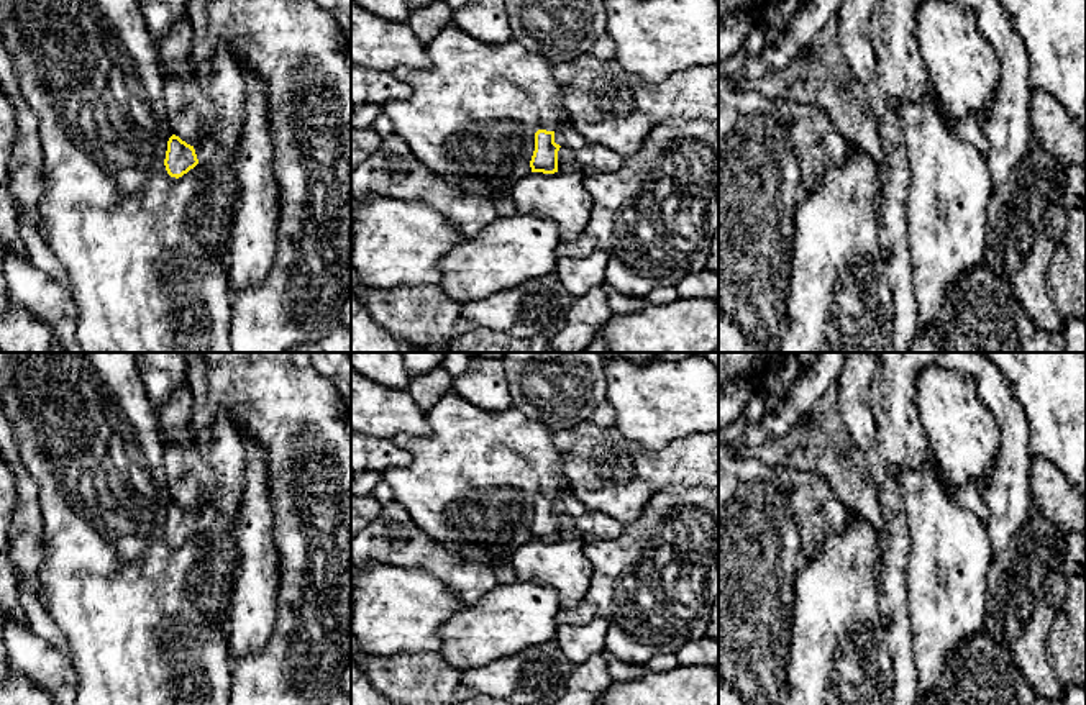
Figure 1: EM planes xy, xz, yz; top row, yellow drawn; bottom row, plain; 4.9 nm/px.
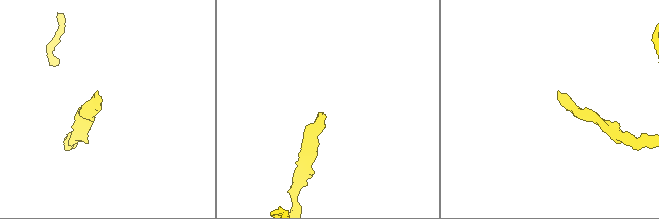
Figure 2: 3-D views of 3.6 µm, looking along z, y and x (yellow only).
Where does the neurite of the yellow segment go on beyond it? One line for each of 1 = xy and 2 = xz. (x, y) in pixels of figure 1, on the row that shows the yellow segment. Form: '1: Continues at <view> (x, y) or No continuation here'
1: Continues at xy (207, 146)
2: Continues at xz (566, 135)

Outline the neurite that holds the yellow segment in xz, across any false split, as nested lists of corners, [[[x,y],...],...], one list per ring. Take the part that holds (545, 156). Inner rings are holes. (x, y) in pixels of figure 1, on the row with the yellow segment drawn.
[[[564,121],[556,131],[538,130],[535,133],[535,151],[530,161],[532,172],[558,172],[558,151],[561,148],[581,149],[586,138],[574,128],[573,121]]]

